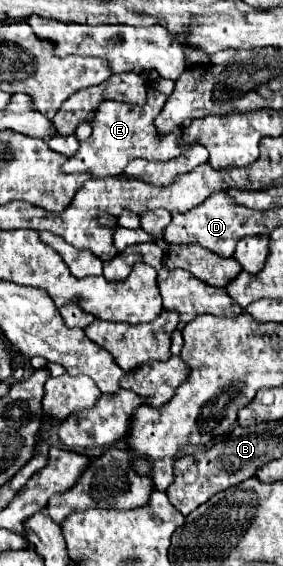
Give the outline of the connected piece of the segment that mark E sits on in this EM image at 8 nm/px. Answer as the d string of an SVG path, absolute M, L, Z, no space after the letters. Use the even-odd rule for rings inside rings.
M157 78L149 82L147 86L147 100L145 106L131 106L123 102L105 100L99 104L99 108L93 114L93 134L81 142L77 154L69 158L63 164L65 172L91 172L95 178L107 178L107 176L119 176L125 166L135 158L147 158L147 160L169 160L183 154L193 144L181 144L183 126L175 128L171 134L157 134L155 118L161 112L164 98L171 94L171 80Z

